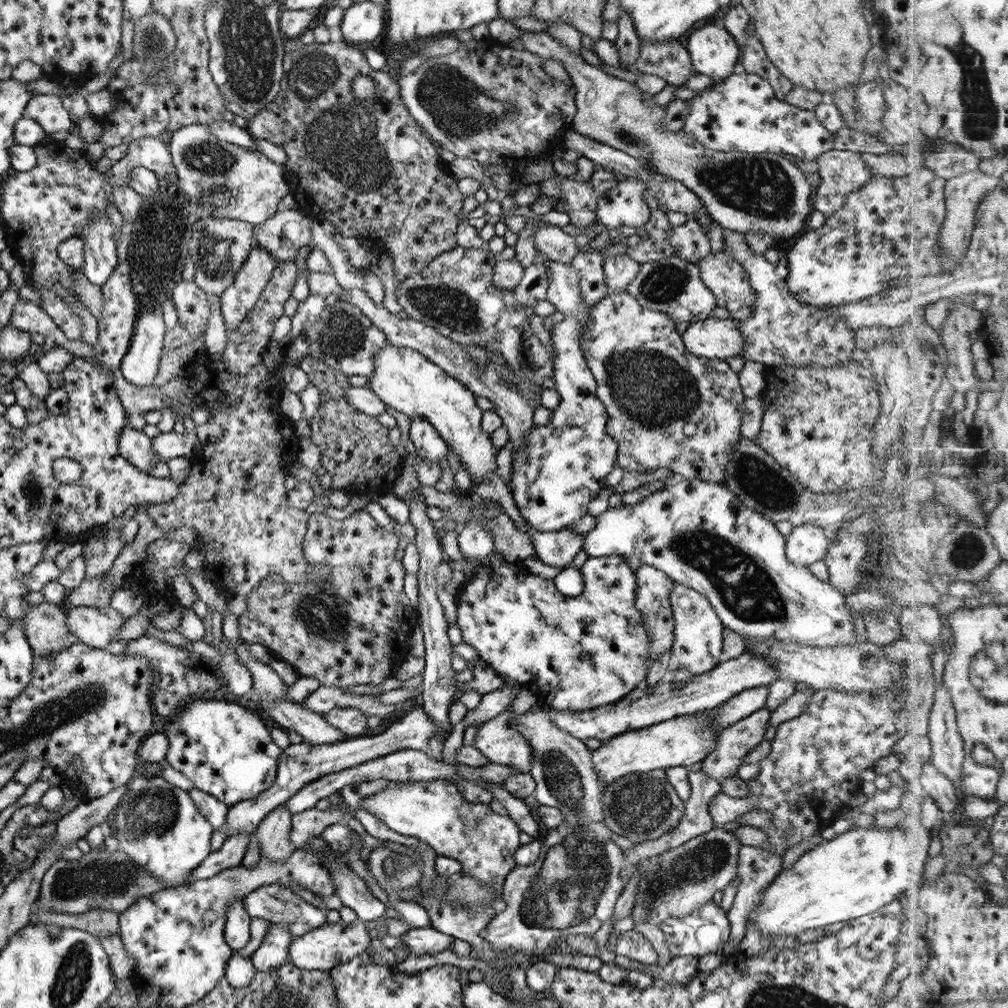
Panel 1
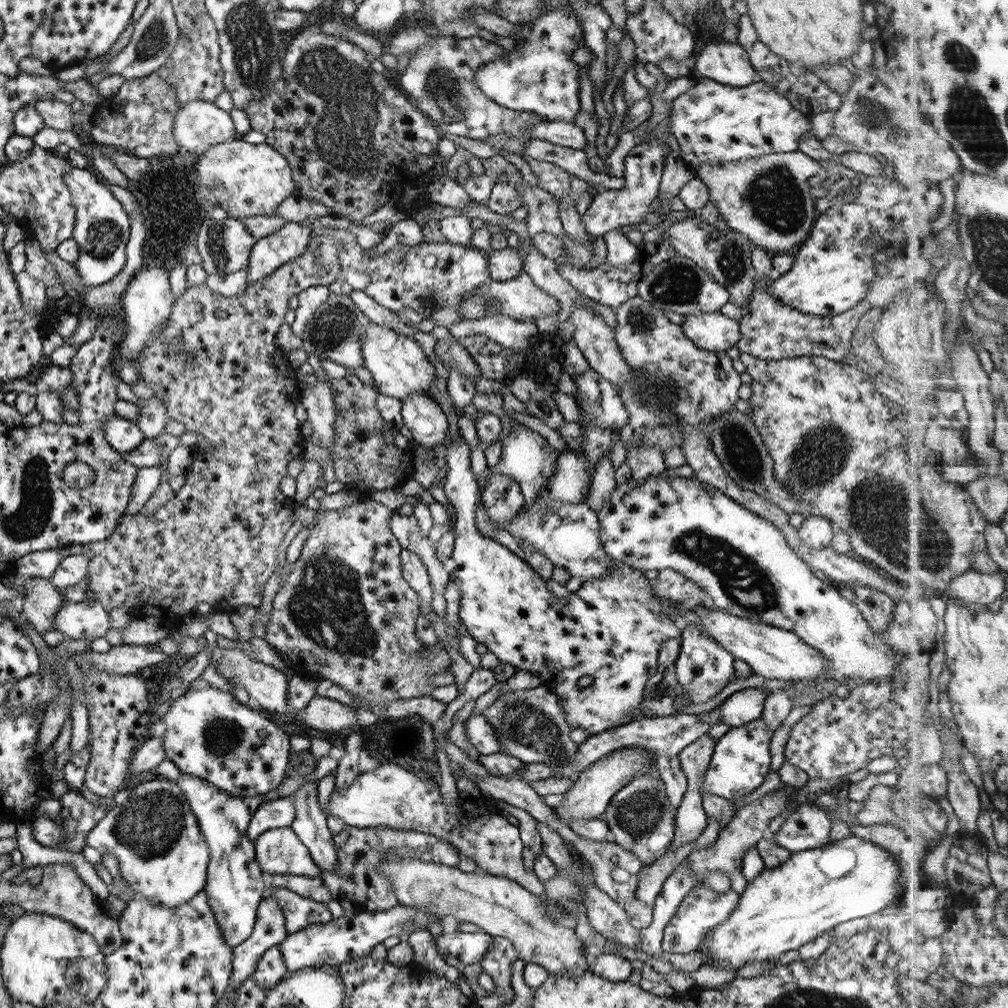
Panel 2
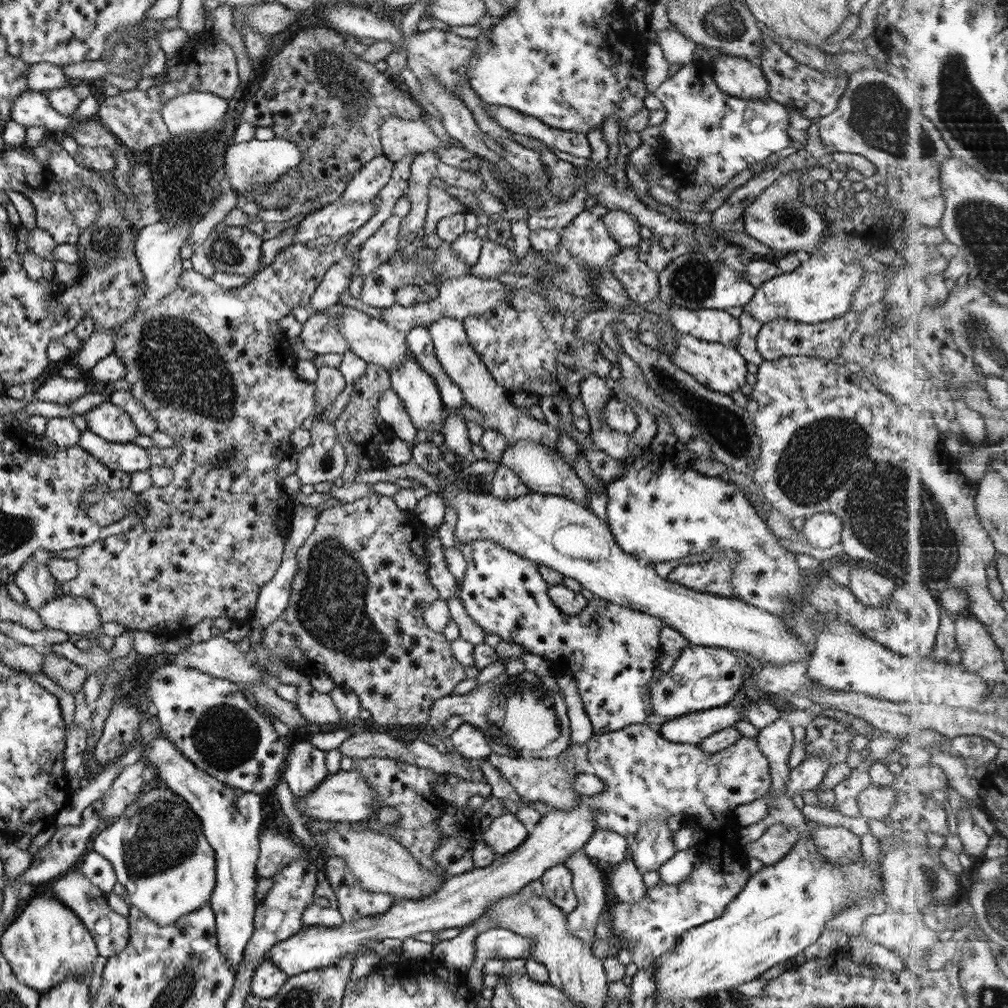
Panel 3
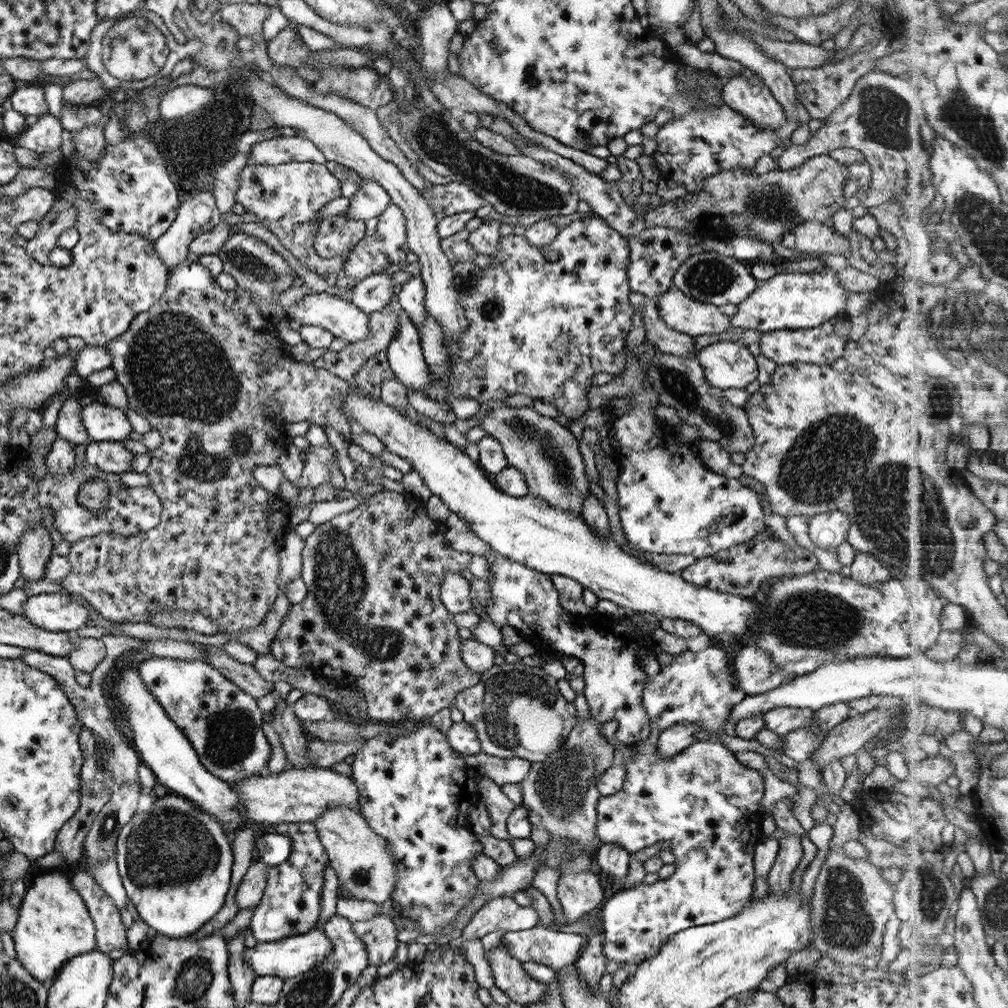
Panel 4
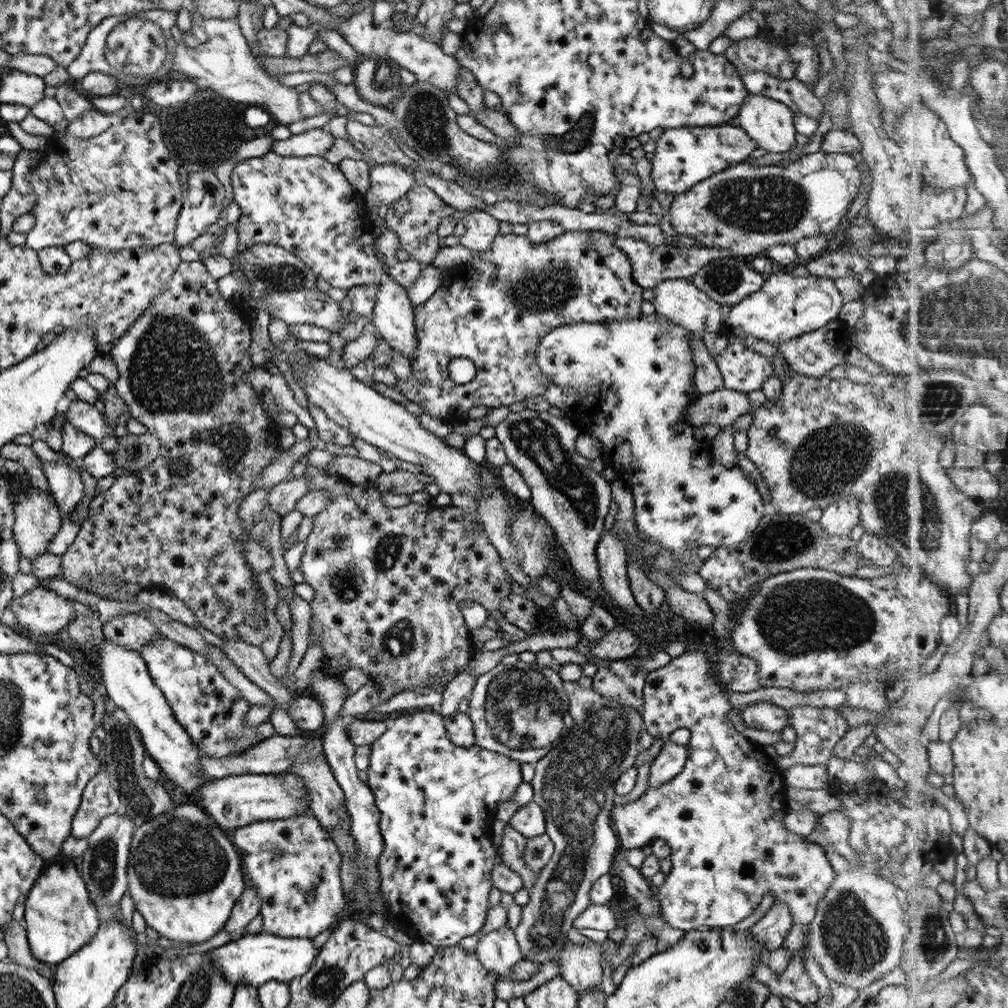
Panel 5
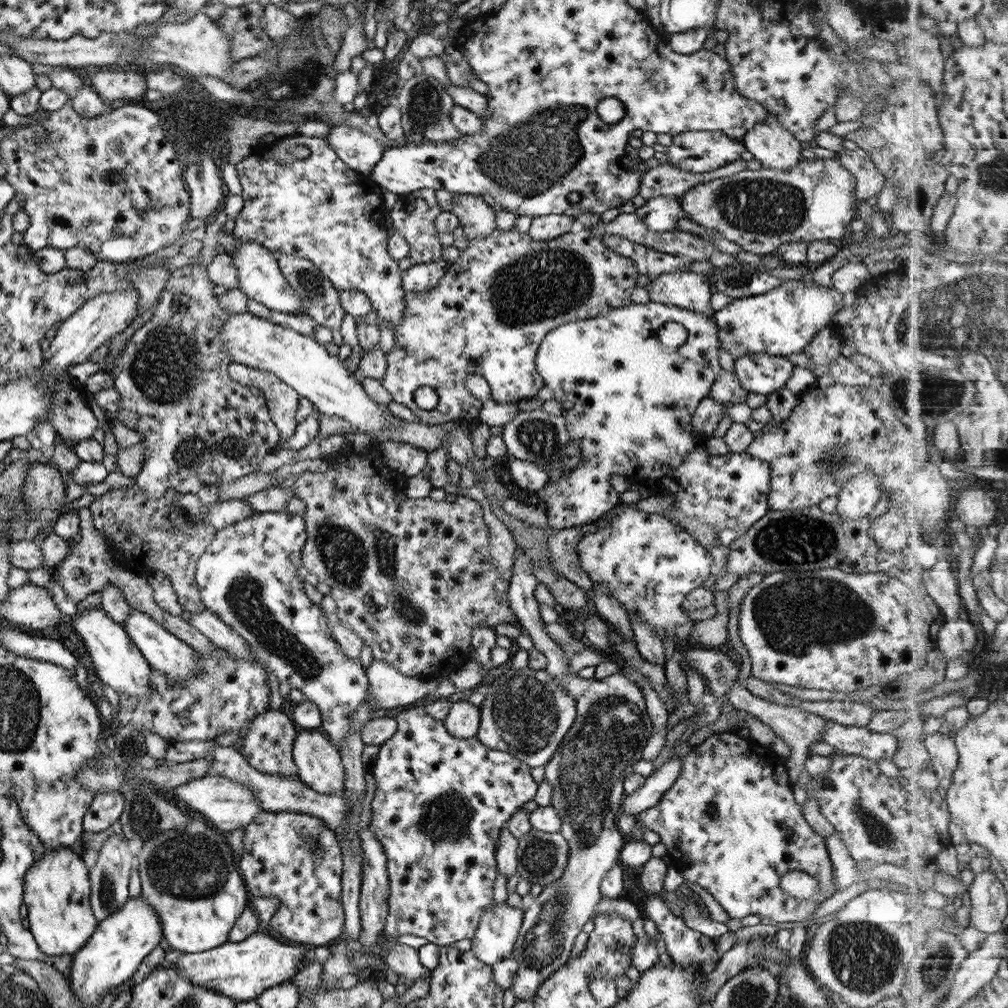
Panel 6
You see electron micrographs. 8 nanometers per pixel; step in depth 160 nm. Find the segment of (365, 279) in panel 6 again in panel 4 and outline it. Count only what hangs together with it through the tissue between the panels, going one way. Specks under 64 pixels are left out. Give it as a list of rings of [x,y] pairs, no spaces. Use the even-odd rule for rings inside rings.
[[[249,162],[236,175],[238,187],[234,197],[245,212],[253,214],[259,224],[263,224],[273,236],[289,251],[303,267],[327,278],[343,270],[346,255],[325,258],[317,255],[313,245],[318,229],[320,208],[340,195],[340,182],[328,171],[324,164],[315,162],[291,162],[261,166]],[[389,304],[385,308],[397,312],[397,333],[384,350],[392,376],[406,390],[423,392],[430,374],[422,355],[419,333],[402,308]]]

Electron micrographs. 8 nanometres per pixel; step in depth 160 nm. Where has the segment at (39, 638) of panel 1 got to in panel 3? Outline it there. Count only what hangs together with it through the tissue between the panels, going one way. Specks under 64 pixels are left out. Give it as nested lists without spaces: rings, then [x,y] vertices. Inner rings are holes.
[[[27,558],[13,578],[15,586],[24,594],[26,605],[33,611],[57,596],[58,583],[42,562],[32,562]]]

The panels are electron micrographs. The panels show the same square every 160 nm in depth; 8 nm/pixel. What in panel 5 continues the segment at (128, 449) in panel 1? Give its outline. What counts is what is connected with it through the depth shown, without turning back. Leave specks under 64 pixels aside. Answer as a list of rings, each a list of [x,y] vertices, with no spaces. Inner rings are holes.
[[[82,401],[71,402],[69,408],[58,420],[67,421],[74,429],[97,441],[110,431],[99,406],[94,407]]]

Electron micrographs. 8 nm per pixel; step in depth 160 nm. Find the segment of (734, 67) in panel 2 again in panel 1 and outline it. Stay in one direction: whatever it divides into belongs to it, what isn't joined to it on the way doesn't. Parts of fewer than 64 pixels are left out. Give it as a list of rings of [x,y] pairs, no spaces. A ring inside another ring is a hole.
[[[718,23],[693,28],[685,50],[695,73],[723,80],[737,66],[739,48],[734,38]]]

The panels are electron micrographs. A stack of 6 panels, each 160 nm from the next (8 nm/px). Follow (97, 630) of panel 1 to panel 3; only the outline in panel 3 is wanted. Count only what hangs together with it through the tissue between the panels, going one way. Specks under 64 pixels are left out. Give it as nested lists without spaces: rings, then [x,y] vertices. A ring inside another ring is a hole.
[[[60,593],[44,602],[37,614],[44,628],[61,630],[72,638],[85,633],[95,636],[103,623],[90,599]]]

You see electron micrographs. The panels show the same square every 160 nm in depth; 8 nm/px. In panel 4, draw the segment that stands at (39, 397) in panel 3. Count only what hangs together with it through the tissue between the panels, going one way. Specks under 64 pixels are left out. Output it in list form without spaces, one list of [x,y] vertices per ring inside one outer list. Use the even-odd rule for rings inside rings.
[[[71,396],[63,398],[56,416],[56,425],[53,428],[57,435],[72,442],[74,446],[83,444],[87,438],[87,433],[79,414],[81,413],[82,403],[83,400],[80,396],[77,399],[71,398]]]

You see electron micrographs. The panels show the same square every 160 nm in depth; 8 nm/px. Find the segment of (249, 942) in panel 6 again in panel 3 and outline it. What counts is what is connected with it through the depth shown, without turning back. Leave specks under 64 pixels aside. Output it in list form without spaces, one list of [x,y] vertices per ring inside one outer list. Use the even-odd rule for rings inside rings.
[[[581,795],[579,804],[573,810],[550,810],[528,831],[525,840],[515,850],[496,856],[483,868],[473,868],[465,874],[450,876],[433,894],[418,901],[396,899],[382,915],[369,915],[351,924],[343,922],[331,928],[321,925],[306,926],[289,938],[274,944],[262,960],[267,959],[290,977],[300,972],[336,964],[346,954],[358,954],[360,947],[368,944],[370,940],[395,938],[402,941],[421,932],[433,933],[446,928],[461,929],[471,924],[482,916],[482,912],[489,908],[496,898],[517,894],[529,882],[539,880],[546,868],[562,864],[573,851],[583,848],[594,831],[593,810],[587,808],[585,798],[585,795]]]

